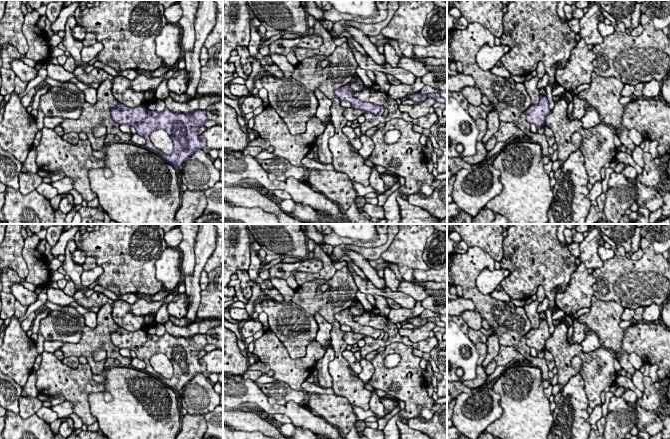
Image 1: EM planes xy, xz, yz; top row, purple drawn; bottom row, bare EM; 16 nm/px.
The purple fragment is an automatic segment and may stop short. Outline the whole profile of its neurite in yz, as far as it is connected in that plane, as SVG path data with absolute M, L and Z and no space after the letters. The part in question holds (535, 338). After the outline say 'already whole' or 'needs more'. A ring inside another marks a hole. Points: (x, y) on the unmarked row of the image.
M540 319L540 325L537 329L531 329L525 335L526 343L530 348L535 348L537 351L546 349L546 341L551 337L549 326L546 320Z; already whole

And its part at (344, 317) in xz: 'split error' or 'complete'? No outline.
complete

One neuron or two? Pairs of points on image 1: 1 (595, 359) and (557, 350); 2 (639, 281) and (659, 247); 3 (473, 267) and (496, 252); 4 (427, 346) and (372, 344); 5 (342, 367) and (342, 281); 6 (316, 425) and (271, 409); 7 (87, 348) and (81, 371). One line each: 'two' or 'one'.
1: one
2: two
3: two
4: one
5: one
6: one
7: two

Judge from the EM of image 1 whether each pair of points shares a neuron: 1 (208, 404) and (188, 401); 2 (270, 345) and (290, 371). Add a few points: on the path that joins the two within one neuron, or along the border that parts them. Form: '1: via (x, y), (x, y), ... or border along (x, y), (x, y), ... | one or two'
1: via (203, 408), (194, 409), (191, 406) | one
2: via (272, 351), (284, 365) | one

